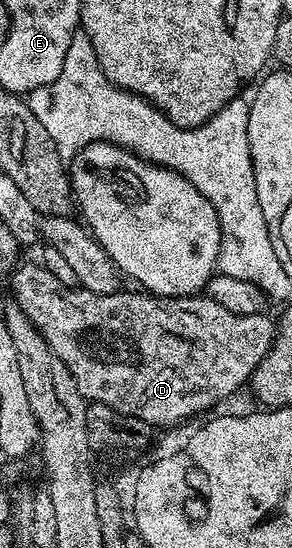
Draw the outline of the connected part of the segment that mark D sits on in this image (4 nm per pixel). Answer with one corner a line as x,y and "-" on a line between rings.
19,264
17,304
68,367
87,402
99,401
118,413
144,419
149,425
174,425
230,397
254,376
256,367
274,346
276,321
266,311
236,314
209,295
159,297
145,291
138,293
93,293
74,285
65,285
45,265

